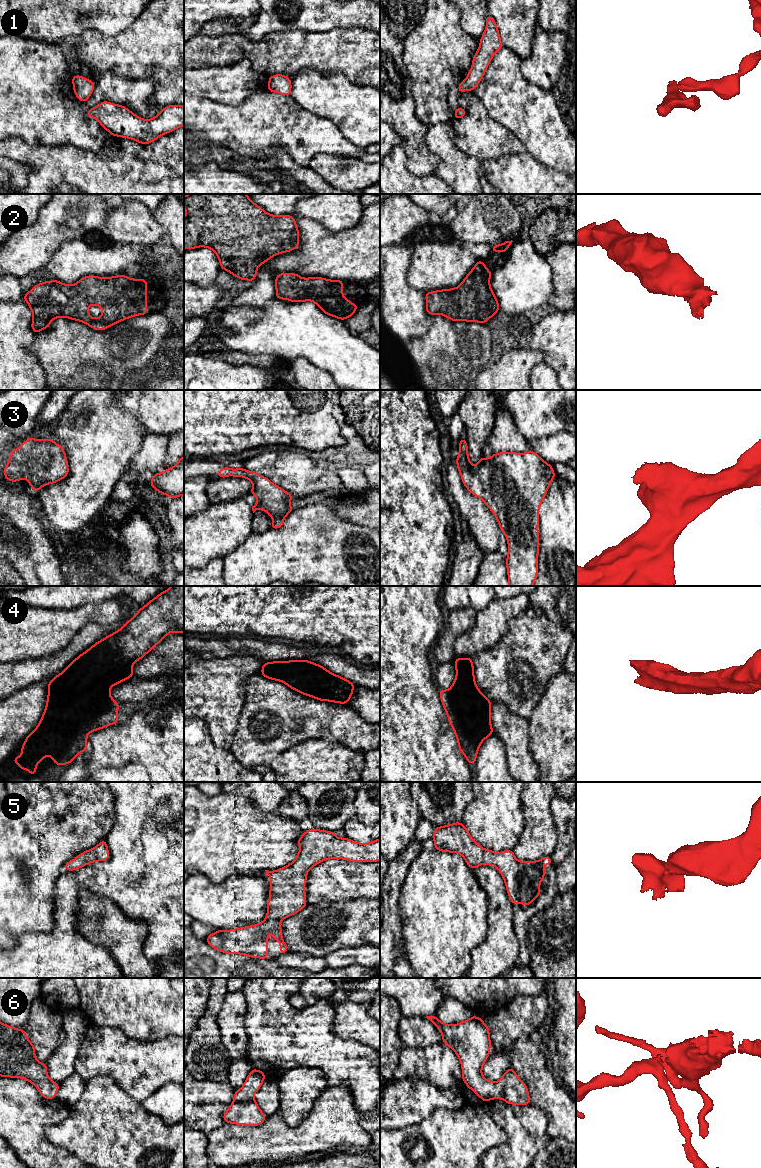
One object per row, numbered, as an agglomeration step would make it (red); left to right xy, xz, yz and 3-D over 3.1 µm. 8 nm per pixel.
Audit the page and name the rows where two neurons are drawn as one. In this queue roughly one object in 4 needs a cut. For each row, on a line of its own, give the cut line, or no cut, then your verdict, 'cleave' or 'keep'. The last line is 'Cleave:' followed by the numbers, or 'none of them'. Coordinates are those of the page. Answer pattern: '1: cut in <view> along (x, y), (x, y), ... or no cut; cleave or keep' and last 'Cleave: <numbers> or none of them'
1: no cut; keep
2: no cut; keep
3: no cut; keep
4: no cut; keep
5: no cut; keep
6: no cut; keep
Cleave: none of them

